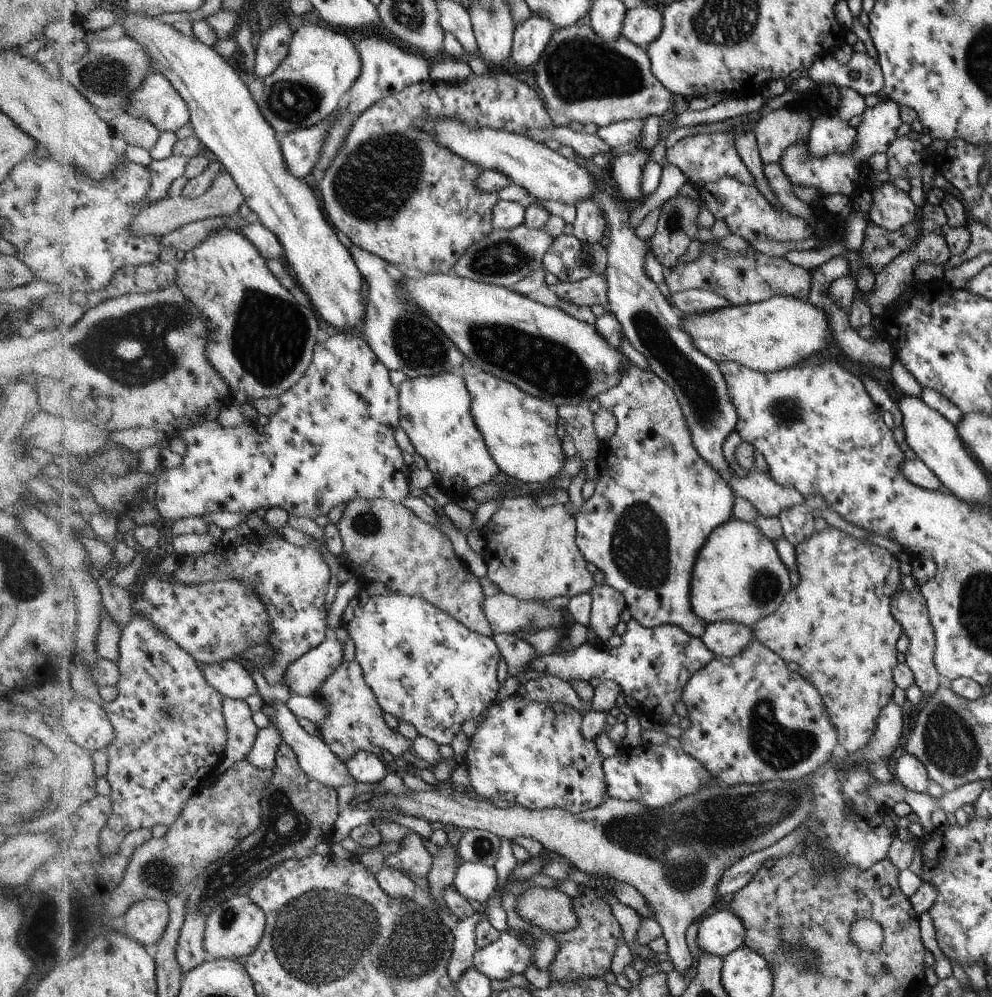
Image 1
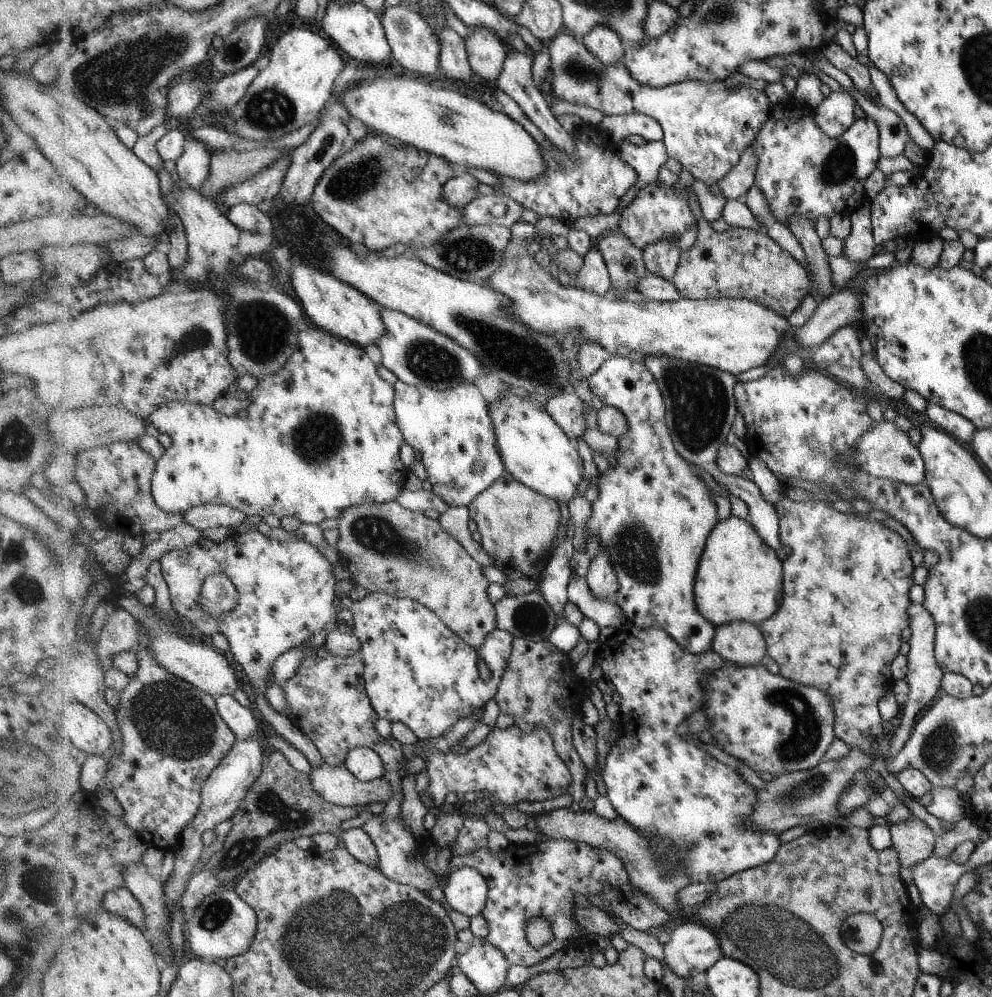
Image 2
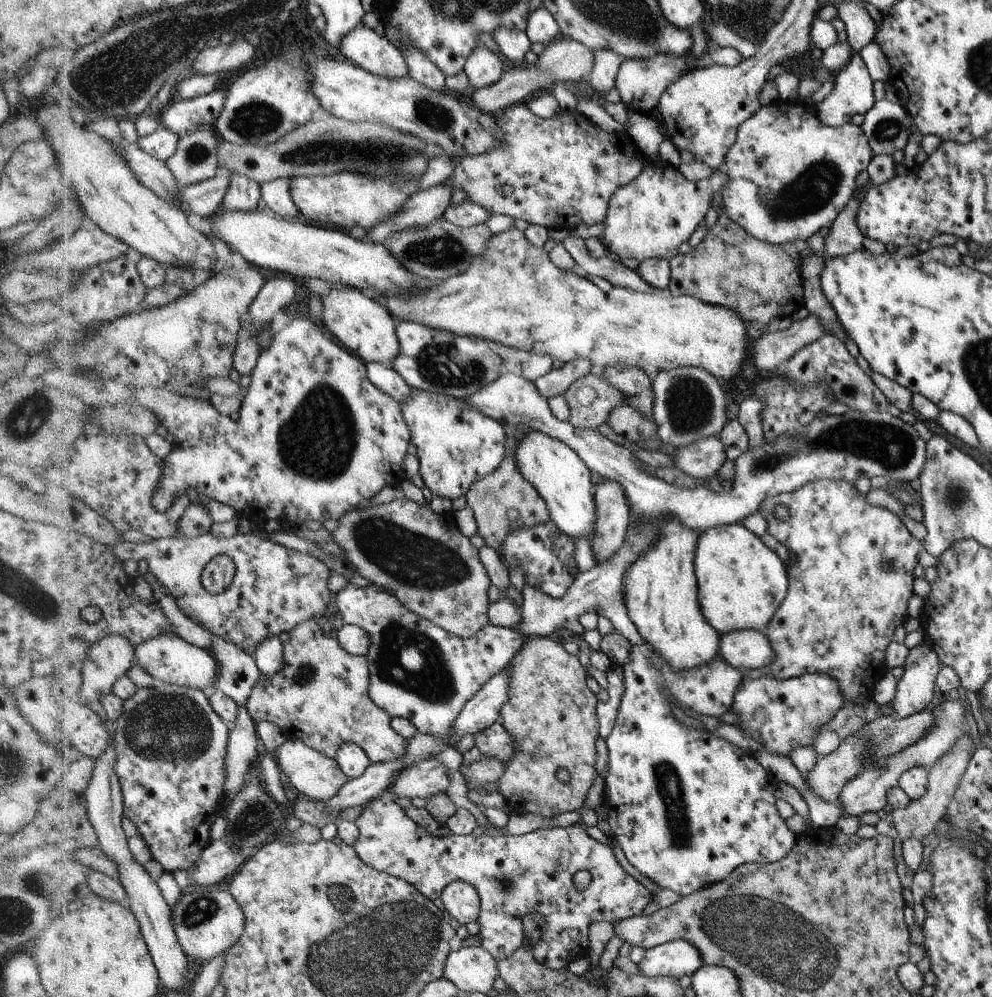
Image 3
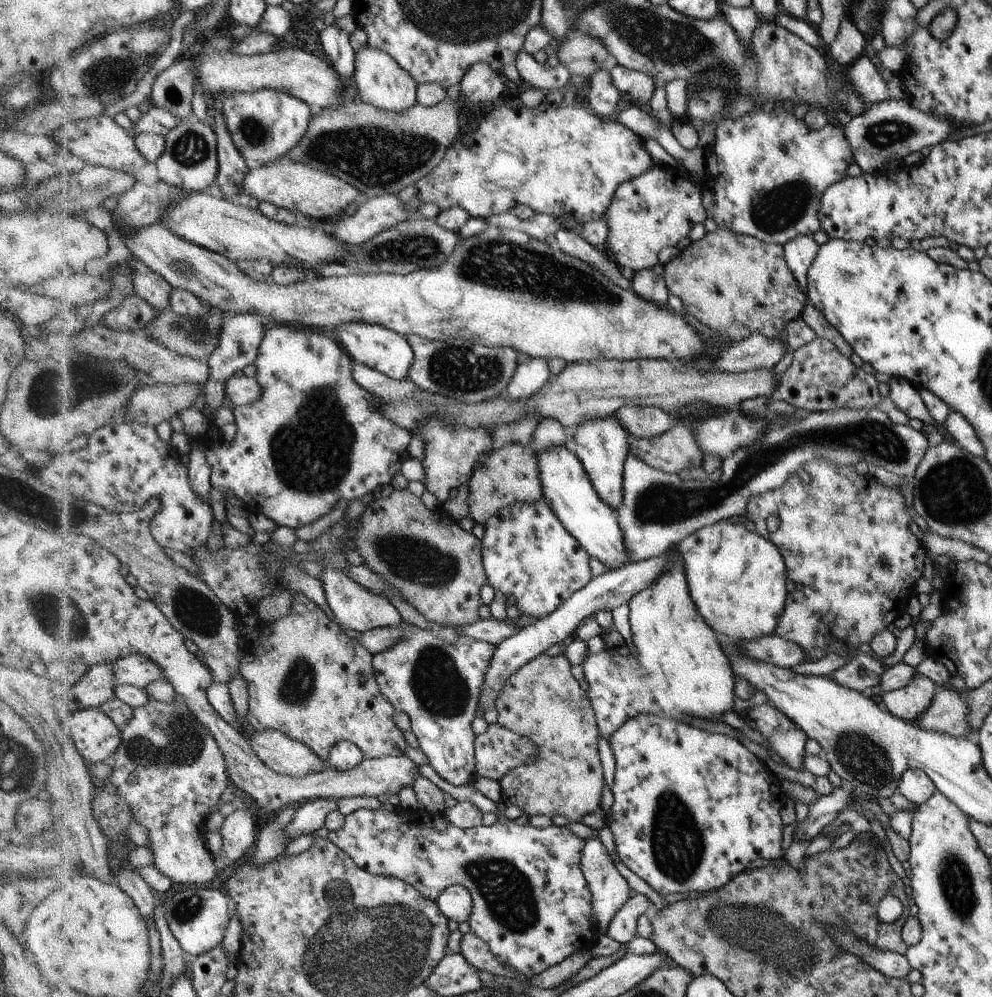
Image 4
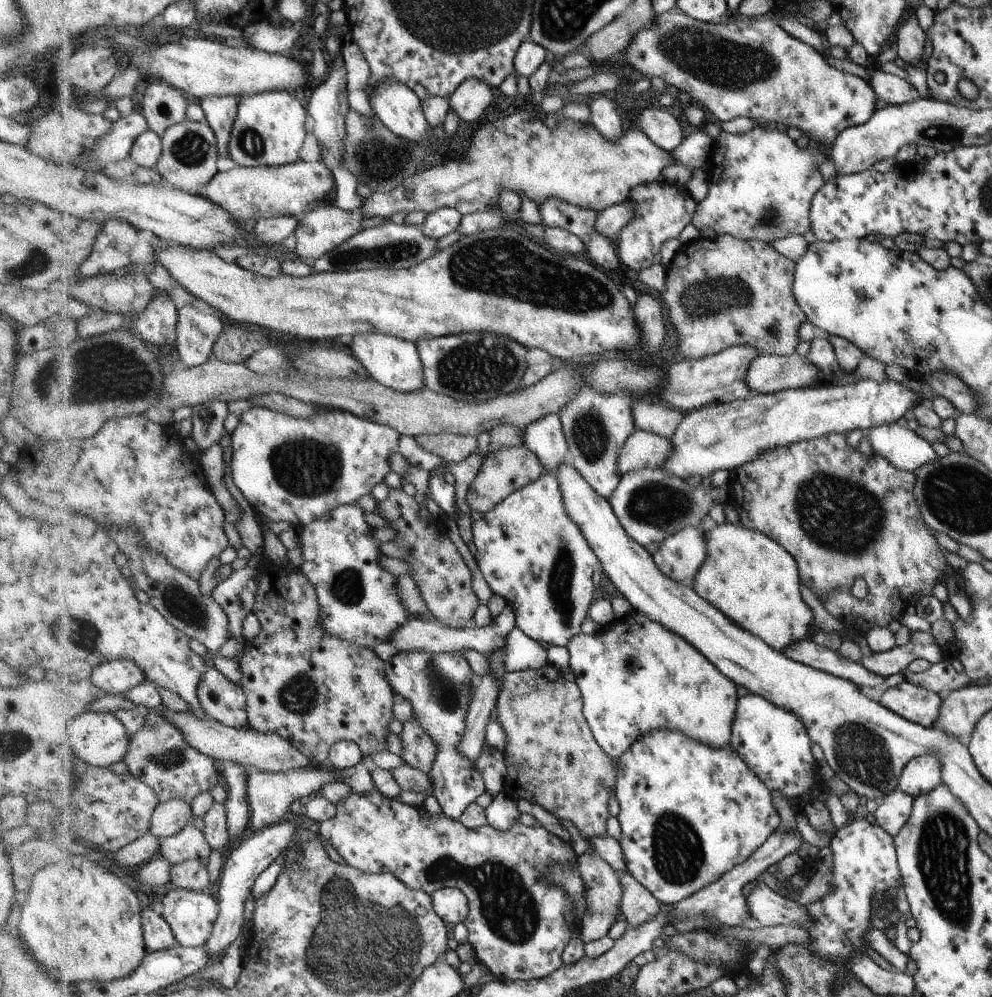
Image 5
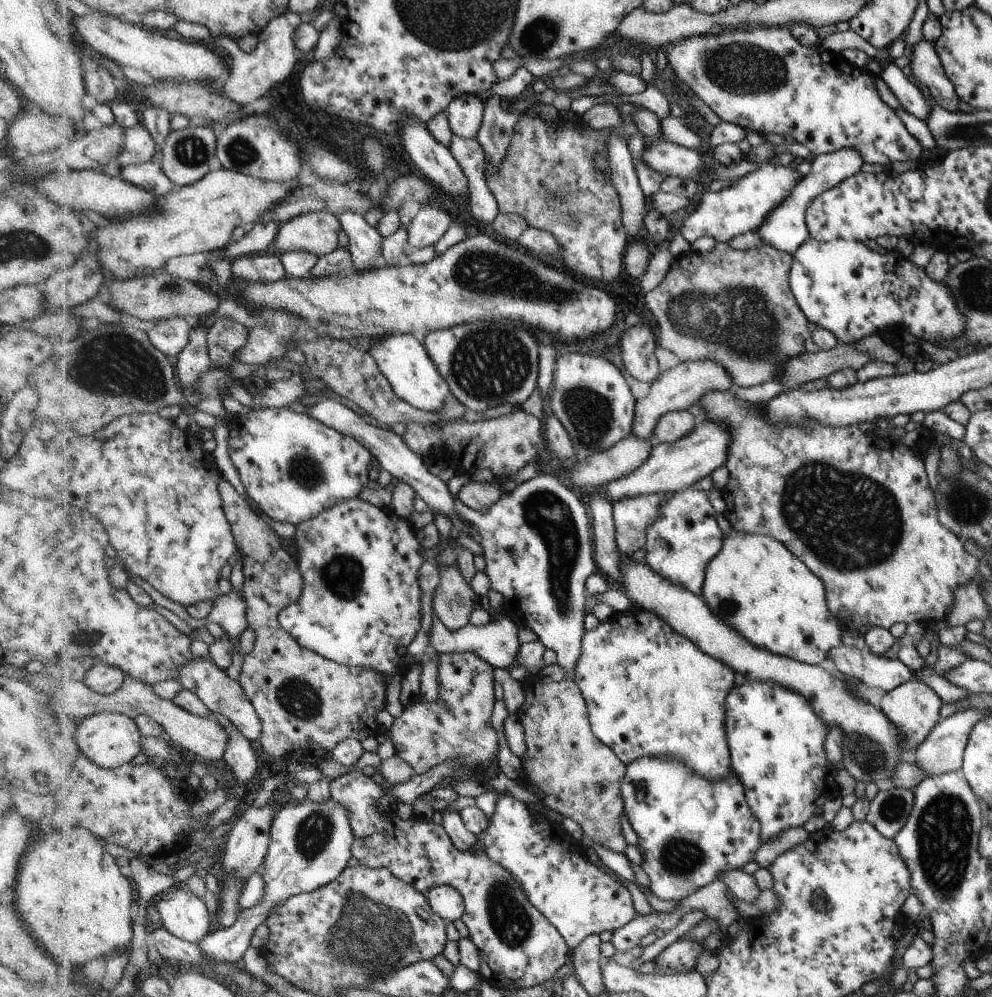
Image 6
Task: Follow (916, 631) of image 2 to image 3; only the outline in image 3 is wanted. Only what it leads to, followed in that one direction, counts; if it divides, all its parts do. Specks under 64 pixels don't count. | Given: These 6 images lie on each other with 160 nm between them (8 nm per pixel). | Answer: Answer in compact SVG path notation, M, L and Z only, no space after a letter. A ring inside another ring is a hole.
M925 641L909 650L896 698L891 702L900 718L922 712L932 702L941 668L936 650Z

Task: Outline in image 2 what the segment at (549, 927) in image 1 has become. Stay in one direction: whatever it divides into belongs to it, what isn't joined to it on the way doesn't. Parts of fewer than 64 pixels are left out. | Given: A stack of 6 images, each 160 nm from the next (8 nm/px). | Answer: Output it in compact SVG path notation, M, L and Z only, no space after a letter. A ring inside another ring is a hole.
M574 906L572 916L576 918L576 922L590 935L599 935L609 939L615 934L621 936L621 927L614 918L600 910L600 908L593 906L580 908L580 906Z

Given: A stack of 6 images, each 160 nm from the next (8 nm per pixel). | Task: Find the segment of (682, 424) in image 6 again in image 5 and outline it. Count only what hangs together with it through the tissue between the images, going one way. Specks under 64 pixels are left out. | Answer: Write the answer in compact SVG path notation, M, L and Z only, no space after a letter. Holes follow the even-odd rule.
M638 400L632 409L632 414L637 429L669 439L674 436L685 417L678 409L652 400Z

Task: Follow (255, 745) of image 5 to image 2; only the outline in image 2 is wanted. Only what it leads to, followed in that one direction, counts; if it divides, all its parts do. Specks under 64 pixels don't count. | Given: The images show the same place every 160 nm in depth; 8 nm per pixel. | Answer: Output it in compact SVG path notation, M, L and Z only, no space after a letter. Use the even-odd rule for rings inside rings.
M325 761L321 766L312 765L308 780L312 788L330 804L342 807L370 806L376 802L385 804L392 796L389 782L381 778L363 782L355 778L342 764L330 766Z

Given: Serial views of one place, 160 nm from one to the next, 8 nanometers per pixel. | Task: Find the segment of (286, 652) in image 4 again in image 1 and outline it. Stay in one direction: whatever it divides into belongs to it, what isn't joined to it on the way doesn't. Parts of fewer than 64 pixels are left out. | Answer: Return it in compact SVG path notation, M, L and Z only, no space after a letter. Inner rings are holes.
M342 662L341 666L327 679L319 697L326 703L329 718L318 726L319 736L346 763L360 750L381 755L382 750L388 750L398 761L398 756L406 750L411 750L412 740L397 730L390 729L384 721L382 707L378 703L375 691L368 686L364 678L363 667L359 662Z

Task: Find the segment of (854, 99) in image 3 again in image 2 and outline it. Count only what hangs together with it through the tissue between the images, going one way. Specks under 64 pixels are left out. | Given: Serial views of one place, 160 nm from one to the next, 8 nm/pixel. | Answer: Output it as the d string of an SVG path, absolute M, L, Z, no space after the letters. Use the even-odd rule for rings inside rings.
M832 92L831 96L824 99L814 110L815 123L823 130L824 134L827 134L830 138L841 137L846 130L854 124L856 116L854 113L856 109L854 105L857 103L848 92Z

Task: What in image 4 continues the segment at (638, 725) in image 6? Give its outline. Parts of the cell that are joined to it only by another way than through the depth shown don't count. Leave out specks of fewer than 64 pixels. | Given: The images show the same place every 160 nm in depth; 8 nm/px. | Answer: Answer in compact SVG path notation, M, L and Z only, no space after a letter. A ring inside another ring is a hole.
M676 550L669 551L673 559L663 575L628 602L636 654L622 656L608 648L591 654L588 649L587 658L581 664L601 737L606 737L608 742L611 734L629 718L642 713L679 721L690 714L716 721L722 720L724 712L733 710L731 662L691 597L686 563Z

